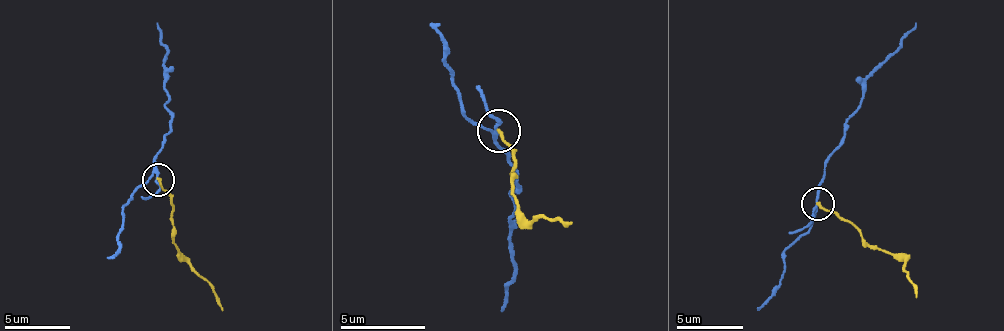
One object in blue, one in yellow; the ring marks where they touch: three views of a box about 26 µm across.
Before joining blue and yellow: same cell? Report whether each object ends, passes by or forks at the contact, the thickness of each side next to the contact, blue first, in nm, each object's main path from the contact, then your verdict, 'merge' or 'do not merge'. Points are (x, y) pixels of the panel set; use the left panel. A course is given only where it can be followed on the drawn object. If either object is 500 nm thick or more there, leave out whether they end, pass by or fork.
blue forks; yellow ends; calibres 150 and 200 nm; course blue (159, 178), (156, 156), (170, 121), (170, 108), (164, 90), (168, 47), (156, 23); course yellow (159, 179), (173, 204), (178, 250), (208, 282), (222, 310); do not merge

